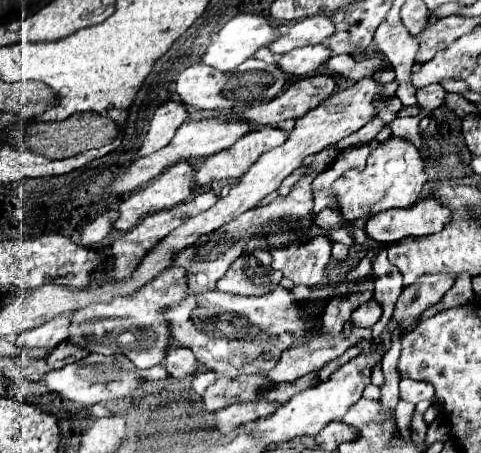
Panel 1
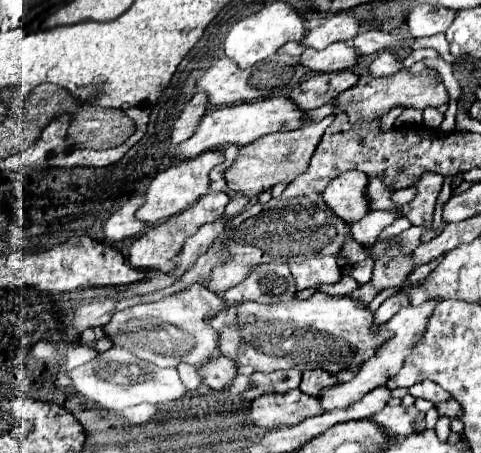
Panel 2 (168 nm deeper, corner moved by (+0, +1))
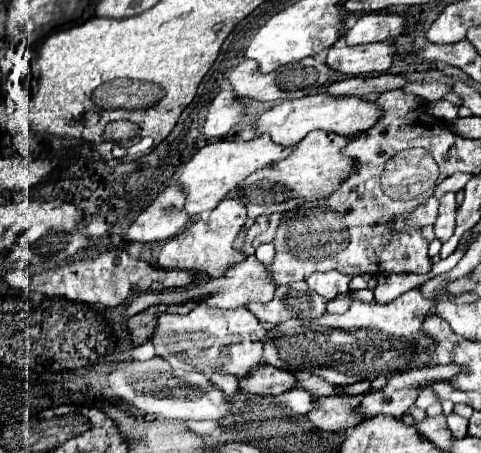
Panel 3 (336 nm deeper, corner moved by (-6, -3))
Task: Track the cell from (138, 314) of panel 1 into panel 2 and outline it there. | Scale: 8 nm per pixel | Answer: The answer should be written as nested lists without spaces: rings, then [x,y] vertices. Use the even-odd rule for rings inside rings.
[[[194,283],[188,289],[168,295],[160,301],[142,303],[116,313],[114,319],[104,325],[104,331],[114,345],[126,347],[130,353],[144,361],[148,359],[154,365],[174,367],[180,361],[198,365],[218,353],[218,335],[204,319],[216,315],[224,307],[224,301],[216,293],[210,293],[200,283]]]

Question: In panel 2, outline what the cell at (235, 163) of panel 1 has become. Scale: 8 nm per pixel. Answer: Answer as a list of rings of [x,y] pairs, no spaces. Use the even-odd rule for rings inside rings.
[[[328,115],[326,119],[322,119],[320,123],[312,123],[308,127],[300,127],[296,131],[286,131],[286,133],[272,133],[266,137],[260,137],[244,147],[240,147],[238,157],[234,159],[234,163],[224,171],[224,179],[228,183],[228,189],[234,193],[242,193],[246,197],[252,197],[252,193],[262,193],[266,189],[272,189],[276,183],[280,181],[294,181],[300,173],[306,171],[310,157],[314,153],[314,149],[318,147],[326,127],[334,121],[332,115]]]

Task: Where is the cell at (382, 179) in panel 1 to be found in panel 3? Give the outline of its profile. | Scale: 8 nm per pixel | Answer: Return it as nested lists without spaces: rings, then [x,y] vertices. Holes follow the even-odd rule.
[[[446,193],[446,195],[440,199],[438,219],[436,219],[436,223],[434,223],[436,239],[440,239],[442,243],[448,241],[448,239],[454,235],[454,227],[456,227],[456,211],[458,211],[458,205],[456,205],[454,193]]]

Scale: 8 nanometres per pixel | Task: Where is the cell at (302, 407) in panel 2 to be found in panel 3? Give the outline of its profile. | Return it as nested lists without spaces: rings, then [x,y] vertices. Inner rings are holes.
[[[340,395],[320,397],[318,409],[310,411],[306,419],[320,431],[346,431],[366,417],[358,417],[358,405],[364,395]]]

